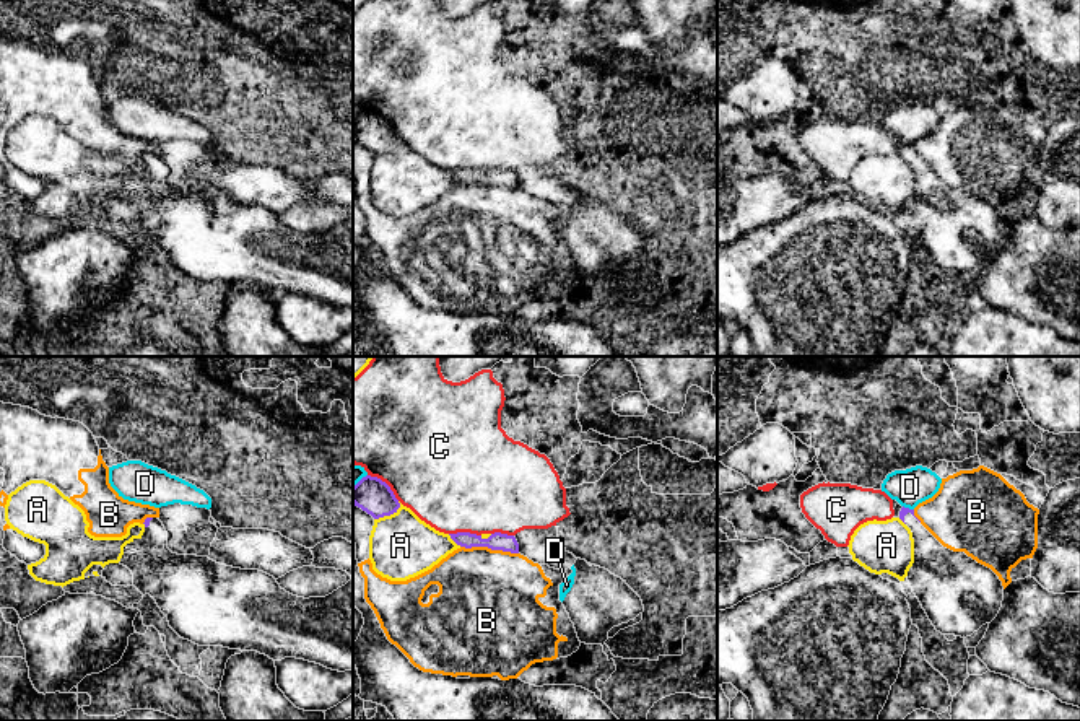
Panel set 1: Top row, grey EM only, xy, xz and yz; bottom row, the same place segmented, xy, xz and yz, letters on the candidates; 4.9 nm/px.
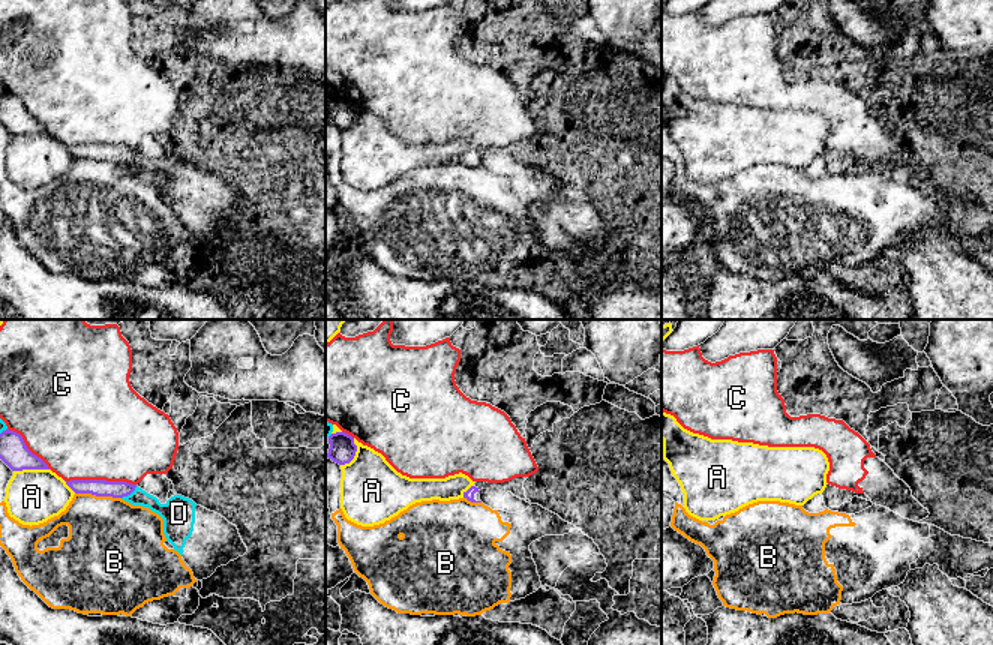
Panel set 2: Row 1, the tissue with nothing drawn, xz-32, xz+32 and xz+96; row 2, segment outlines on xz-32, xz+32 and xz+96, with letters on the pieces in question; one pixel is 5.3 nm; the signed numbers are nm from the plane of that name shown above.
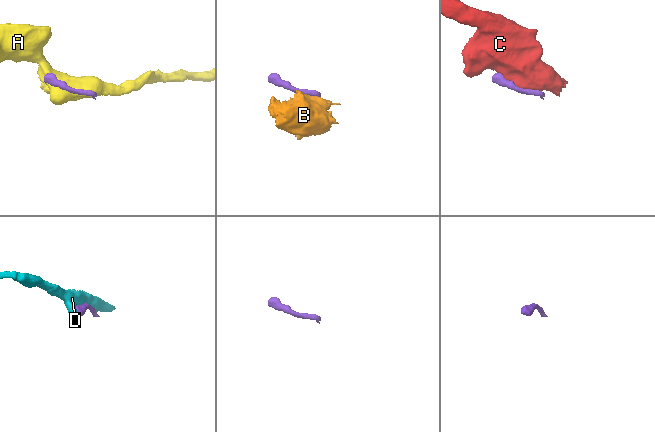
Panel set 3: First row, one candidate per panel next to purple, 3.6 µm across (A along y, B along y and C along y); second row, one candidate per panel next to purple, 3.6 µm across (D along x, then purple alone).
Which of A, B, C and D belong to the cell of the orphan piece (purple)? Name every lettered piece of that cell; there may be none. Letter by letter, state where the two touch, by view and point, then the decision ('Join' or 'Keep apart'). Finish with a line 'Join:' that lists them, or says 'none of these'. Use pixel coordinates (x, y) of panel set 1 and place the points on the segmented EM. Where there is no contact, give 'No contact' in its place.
A: Touches purple at xz (387, 515). Keep apart
B: Touches purple at xz (490, 547). Keep apart
C: Touches purple at xz (386, 484). Keep apart
D: Touches purple at xz (360, 480). Keep apart
Join: none of these

